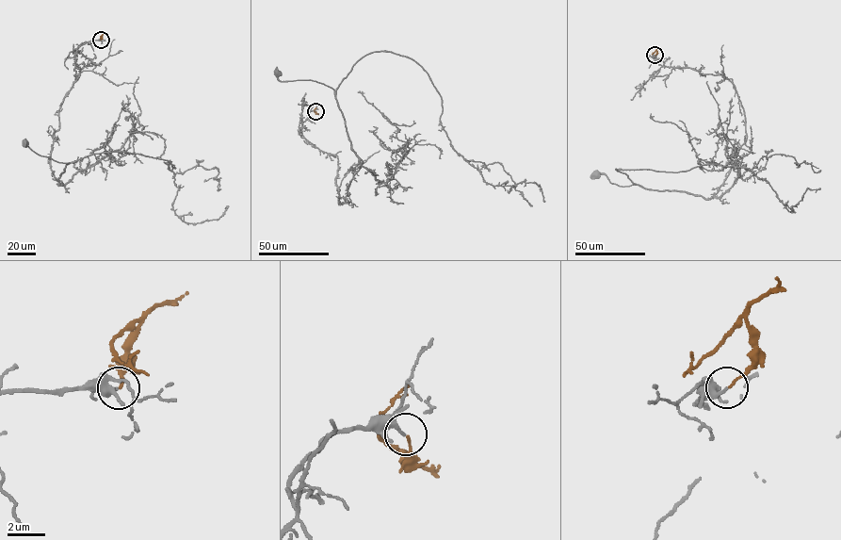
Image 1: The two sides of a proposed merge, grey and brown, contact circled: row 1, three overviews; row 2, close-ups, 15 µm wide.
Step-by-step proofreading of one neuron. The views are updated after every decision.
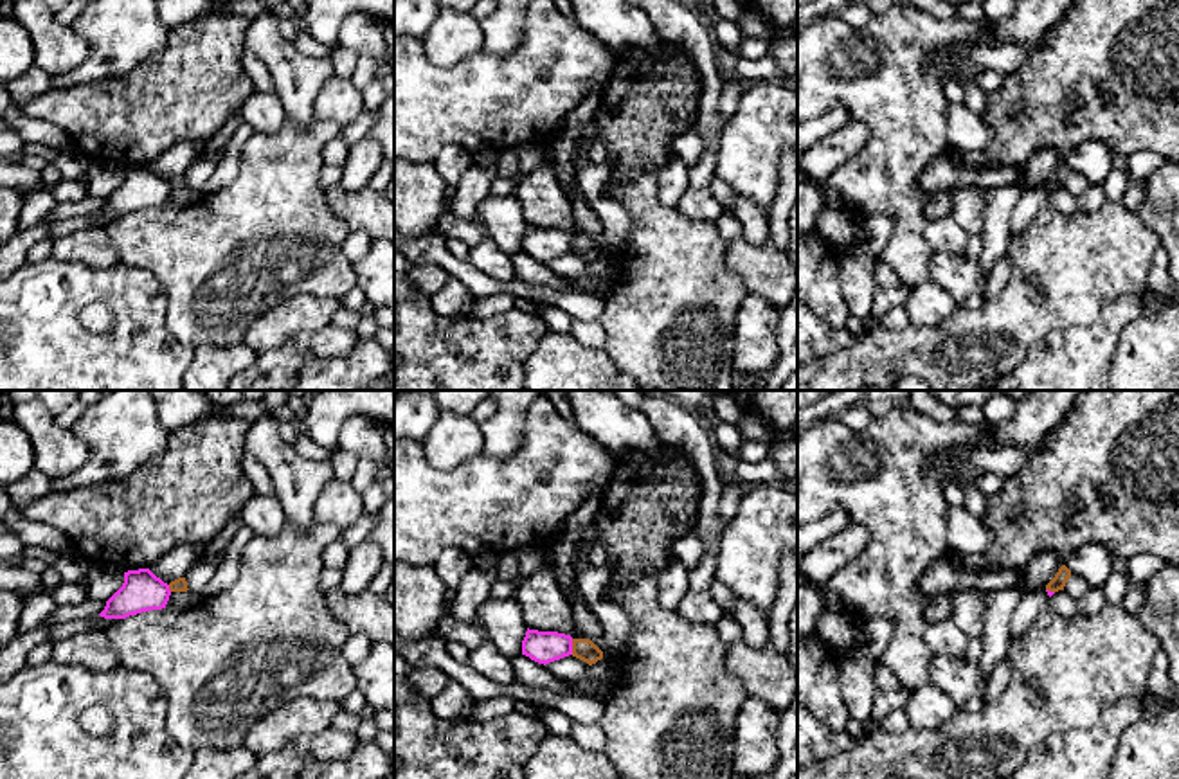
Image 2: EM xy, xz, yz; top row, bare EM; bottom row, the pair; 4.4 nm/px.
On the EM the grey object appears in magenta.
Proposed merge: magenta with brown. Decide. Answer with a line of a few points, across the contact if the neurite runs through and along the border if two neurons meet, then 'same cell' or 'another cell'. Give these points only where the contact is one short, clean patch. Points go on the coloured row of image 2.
line xz (571, 639), (573, 653); another cell

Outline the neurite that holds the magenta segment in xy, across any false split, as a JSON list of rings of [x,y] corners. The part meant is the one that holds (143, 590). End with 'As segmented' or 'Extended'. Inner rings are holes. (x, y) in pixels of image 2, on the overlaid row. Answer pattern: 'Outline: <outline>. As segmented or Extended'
Outline: [[[149,569],[128,570],[122,586],[106,601],[99,615],[104,619],[126,619],[142,612],[162,610],[169,595],[169,585]]]. As segmented

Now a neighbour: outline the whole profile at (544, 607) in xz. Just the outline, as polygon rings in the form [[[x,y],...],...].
[[[545,545],[542,556],[542,567],[517,583],[513,599],[518,603],[529,630],[558,631],[572,637],[576,624],[571,604],[558,583]]]

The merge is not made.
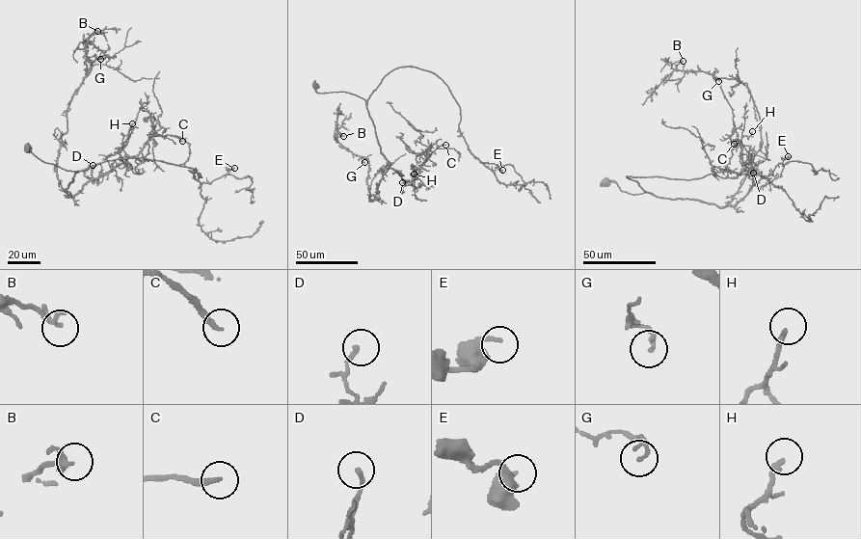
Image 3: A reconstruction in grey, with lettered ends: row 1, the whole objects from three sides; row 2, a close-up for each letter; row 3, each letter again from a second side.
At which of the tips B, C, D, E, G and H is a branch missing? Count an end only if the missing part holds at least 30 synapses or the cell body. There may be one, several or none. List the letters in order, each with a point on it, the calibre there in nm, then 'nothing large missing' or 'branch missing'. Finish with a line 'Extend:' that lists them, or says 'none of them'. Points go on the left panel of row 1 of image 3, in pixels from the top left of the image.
B: (97, 31) | 150 nm | nothing large missing
C: (182, 141) | 220 nm | branch missing
D: (93, 165) | 170 nm | nothing large missing
E: (234, 168) | 140 nm | nothing large missing
G: (100, 59) | 80 nm | nothing large missing
H: (132, 123) | 200 nm | nothing large missing
Extend: C

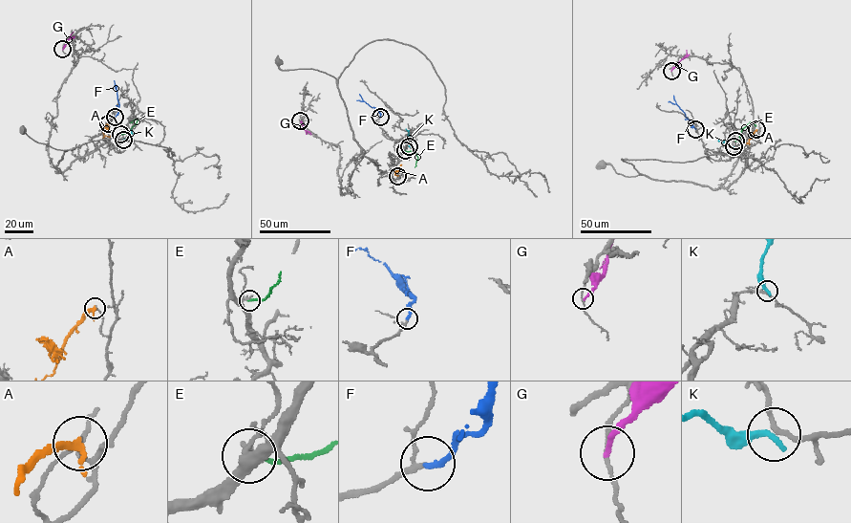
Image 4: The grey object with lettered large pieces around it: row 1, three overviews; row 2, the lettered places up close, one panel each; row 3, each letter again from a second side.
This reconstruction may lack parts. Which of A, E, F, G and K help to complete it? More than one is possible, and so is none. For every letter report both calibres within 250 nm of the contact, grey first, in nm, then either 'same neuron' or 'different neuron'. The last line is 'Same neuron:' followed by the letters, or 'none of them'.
A: 110 nm thick on the grey side, 280 nm on the other; different neuron
E: 150 nm thick on the grey side, 160 nm on the other; different neuron
F: 150 nm thick on the grey side, 200 nm on the other; same neuron
G: 120 nm thick on the grey side, 170 nm on the other; different neuron
K: 170 nm thick on the grey side, 280 nm on the other; different neuron
Same neuron: F

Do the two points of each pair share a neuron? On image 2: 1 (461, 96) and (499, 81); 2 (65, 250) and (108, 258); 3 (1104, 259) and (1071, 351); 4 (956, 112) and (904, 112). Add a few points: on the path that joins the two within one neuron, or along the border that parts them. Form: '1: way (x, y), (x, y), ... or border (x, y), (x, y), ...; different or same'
1: way (470, 96), (485, 96), (490, 90); same
2: way (76, 250), (98, 250); same
3: border (1113, 299), (1093, 322), (1055, 328), (1041, 340); different
4: border (949, 105), (947, 148); different

